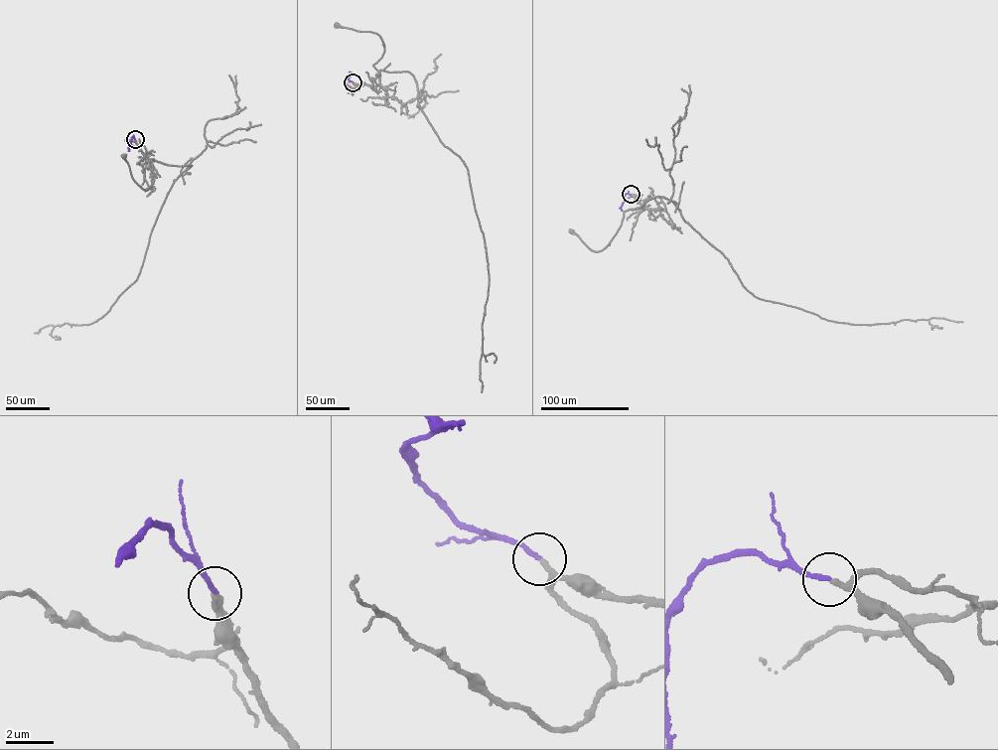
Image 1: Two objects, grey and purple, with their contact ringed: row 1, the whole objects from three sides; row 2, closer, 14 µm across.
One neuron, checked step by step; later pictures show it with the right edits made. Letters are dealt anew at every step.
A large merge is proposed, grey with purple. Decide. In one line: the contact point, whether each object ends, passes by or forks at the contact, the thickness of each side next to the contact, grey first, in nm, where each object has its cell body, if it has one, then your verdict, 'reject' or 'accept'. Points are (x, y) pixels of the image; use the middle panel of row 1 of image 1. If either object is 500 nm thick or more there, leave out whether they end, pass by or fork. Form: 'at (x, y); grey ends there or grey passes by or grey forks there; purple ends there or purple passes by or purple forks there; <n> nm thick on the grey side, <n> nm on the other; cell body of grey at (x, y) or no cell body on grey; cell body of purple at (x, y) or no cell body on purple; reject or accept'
at (353, 82); grey passes by; purple ends there; 180 nm thick on the grey side, 190 nm on the other; cell body of grey at (337, 25); no cell body on purple; accept

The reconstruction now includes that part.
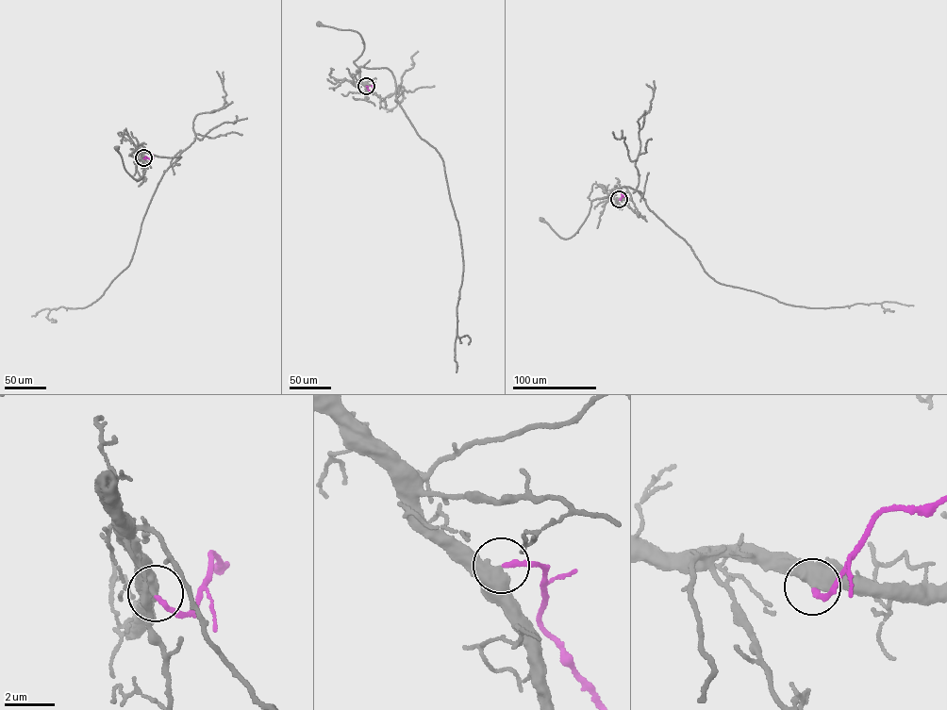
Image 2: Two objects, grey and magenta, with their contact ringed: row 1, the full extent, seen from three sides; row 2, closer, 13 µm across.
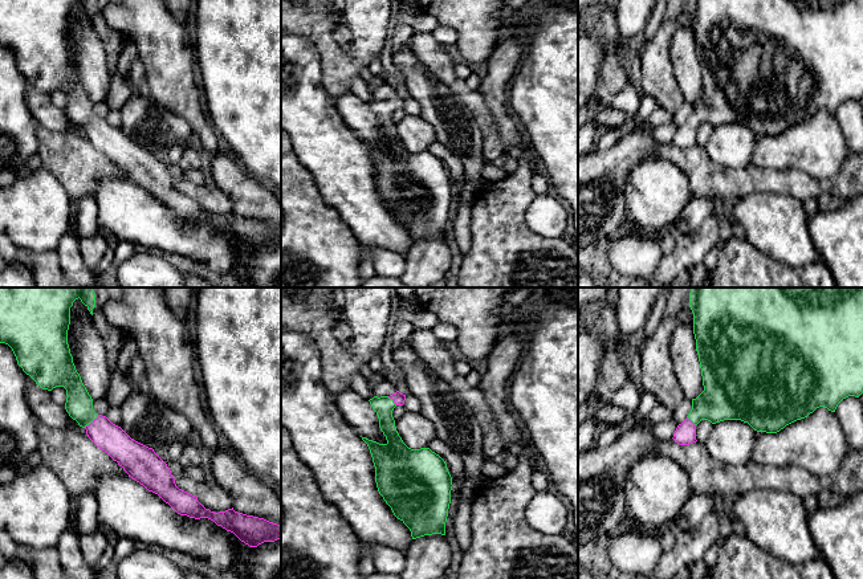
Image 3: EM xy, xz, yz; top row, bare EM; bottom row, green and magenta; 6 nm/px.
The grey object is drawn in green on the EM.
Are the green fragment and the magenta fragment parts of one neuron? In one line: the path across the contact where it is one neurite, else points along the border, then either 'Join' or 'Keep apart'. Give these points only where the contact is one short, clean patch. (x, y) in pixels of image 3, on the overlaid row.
Path across: xy (78, 404), (90, 421), (112, 439). Join

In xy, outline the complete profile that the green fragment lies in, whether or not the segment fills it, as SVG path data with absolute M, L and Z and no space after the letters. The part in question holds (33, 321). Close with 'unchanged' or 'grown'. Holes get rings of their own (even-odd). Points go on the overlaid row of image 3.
M0 288L0 343L8 344L23 371L42 390L66 390L65 409L86 429L87 437L123 470L158 494L178 514L208 518L249 547L281 539L281 525L232 509L211 511L196 496L175 484L167 464L106 416L93 409L93 399L73 363L68 344L70 307L76 299L93 315L93 288Z; grown

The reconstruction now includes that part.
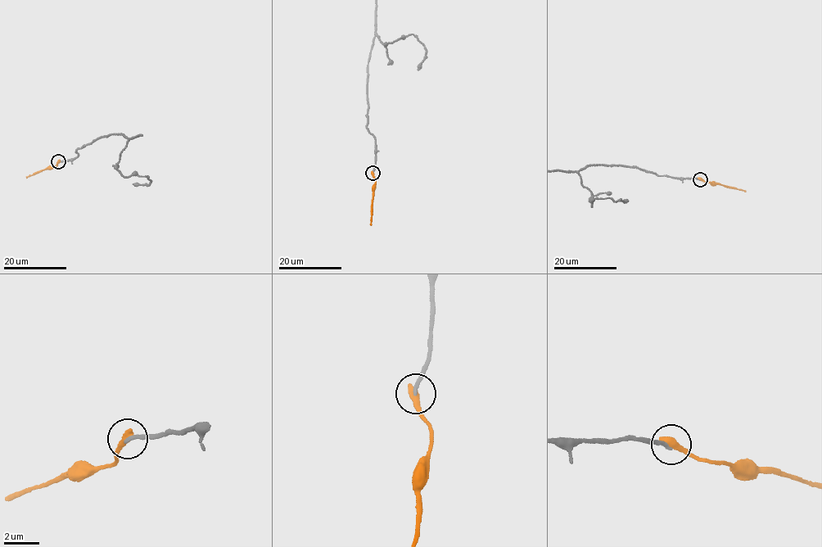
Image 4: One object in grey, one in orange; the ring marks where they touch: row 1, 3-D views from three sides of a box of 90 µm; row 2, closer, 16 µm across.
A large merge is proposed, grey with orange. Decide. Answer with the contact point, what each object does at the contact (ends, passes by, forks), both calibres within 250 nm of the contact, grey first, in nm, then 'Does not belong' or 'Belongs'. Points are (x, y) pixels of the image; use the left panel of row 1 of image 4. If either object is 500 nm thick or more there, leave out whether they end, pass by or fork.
Place: (58, 161). At the ring grey ends. At the ring orange ends. Thickness 220 nm (grey) against 460 nm. Does not belong

